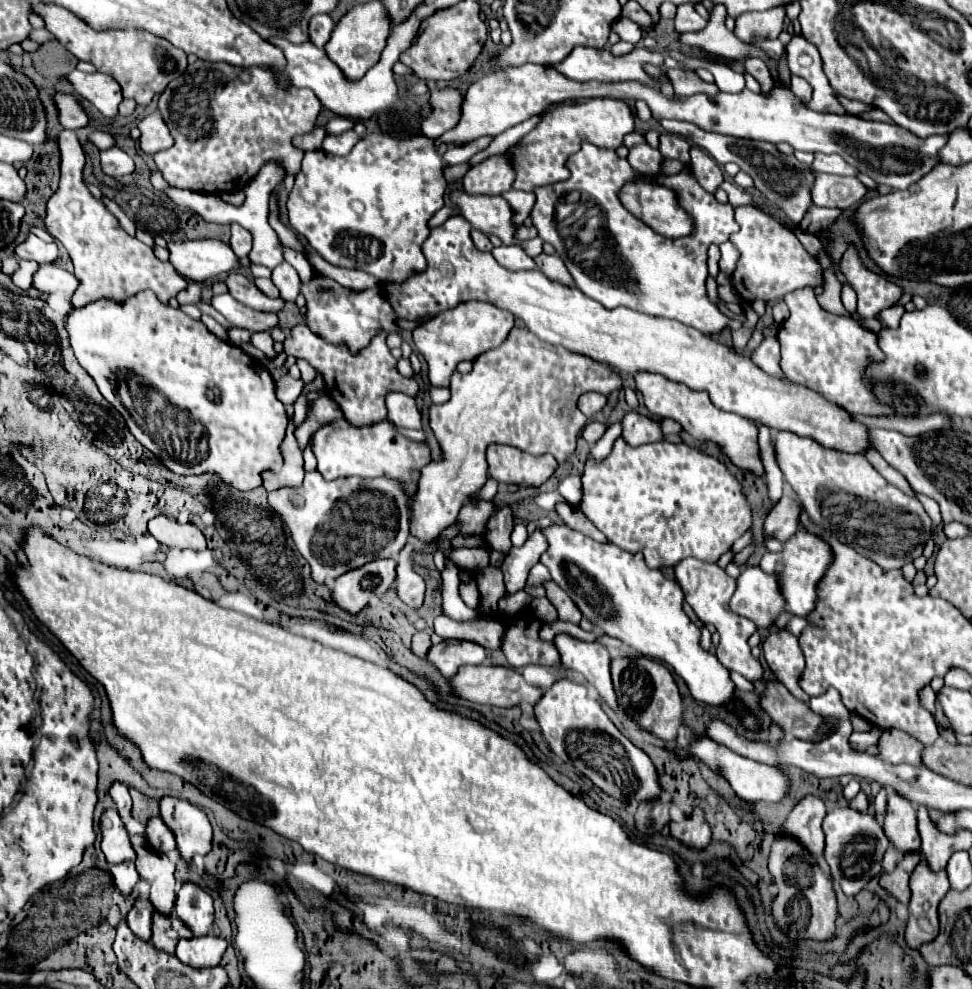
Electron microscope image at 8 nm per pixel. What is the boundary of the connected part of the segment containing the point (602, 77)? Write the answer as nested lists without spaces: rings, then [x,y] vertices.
[[[577,46],[577,48],[575,48],[561,64],[557,64],[555,68],[557,68],[561,74],[565,74],[567,78],[581,80],[581,82],[585,82],[585,80],[599,80],[599,82],[625,82],[625,80],[637,80],[637,82],[641,82],[641,84],[647,84],[647,86],[659,90],[661,82],[659,82],[659,80],[653,80],[653,78],[643,70],[645,64],[657,66],[663,74],[667,72],[665,66],[663,66],[663,54],[661,54],[661,52],[657,52],[657,50],[647,50],[647,48],[639,48],[639,46],[637,46],[633,52],[625,54],[625,56],[613,56],[607,48],[595,50],[595,48]]]

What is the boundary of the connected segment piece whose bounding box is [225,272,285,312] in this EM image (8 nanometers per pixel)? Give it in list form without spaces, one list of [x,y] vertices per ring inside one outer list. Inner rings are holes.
[[[231,272],[227,276],[227,286],[229,286],[229,292],[231,296],[249,306],[249,308],[255,308],[259,312],[281,312],[283,306],[285,306],[285,300],[283,298],[269,298],[265,296],[247,276],[243,274],[237,274],[237,272]]]

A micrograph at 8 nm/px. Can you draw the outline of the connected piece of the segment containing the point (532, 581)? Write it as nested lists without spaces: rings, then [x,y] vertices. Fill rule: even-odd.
[[[539,562],[531,572],[529,572],[529,578],[527,578],[527,586],[541,586],[545,582],[549,582],[551,576],[549,576],[549,570]]]

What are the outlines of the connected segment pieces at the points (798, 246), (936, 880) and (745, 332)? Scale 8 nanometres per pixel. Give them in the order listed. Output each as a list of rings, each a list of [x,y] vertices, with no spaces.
[[[751,206],[735,208],[735,220],[739,224],[739,232],[731,234],[729,240],[739,250],[739,262],[731,274],[731,284],[745,302],[773,302],[803,286],[823,284],[823,270],[819,264],[809,256],[797,236],[785,230],[777,220]]]
[[[919,862],[911,874],[911,902],[909,902],[909,920],[907,920],[907,944],[919,948],[925,942],[931,942],[939,932],[937,906],[941,898],[949,892],[947,872],[933,872],[927,862]]]
[[[743,326],[740,329],[732,331],[733,347],[736,351],[743,351],[746,348],[754,329]]]

